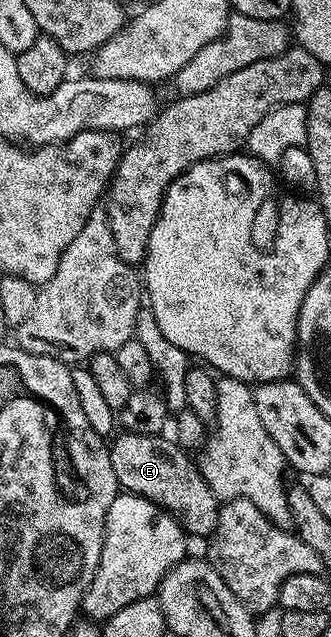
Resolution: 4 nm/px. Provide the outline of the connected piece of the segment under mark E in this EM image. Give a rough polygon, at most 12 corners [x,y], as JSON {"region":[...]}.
{"region":[[165,435],[109,445],[124,492],[166,509],[190,538],[221,505],[198,462]]}

